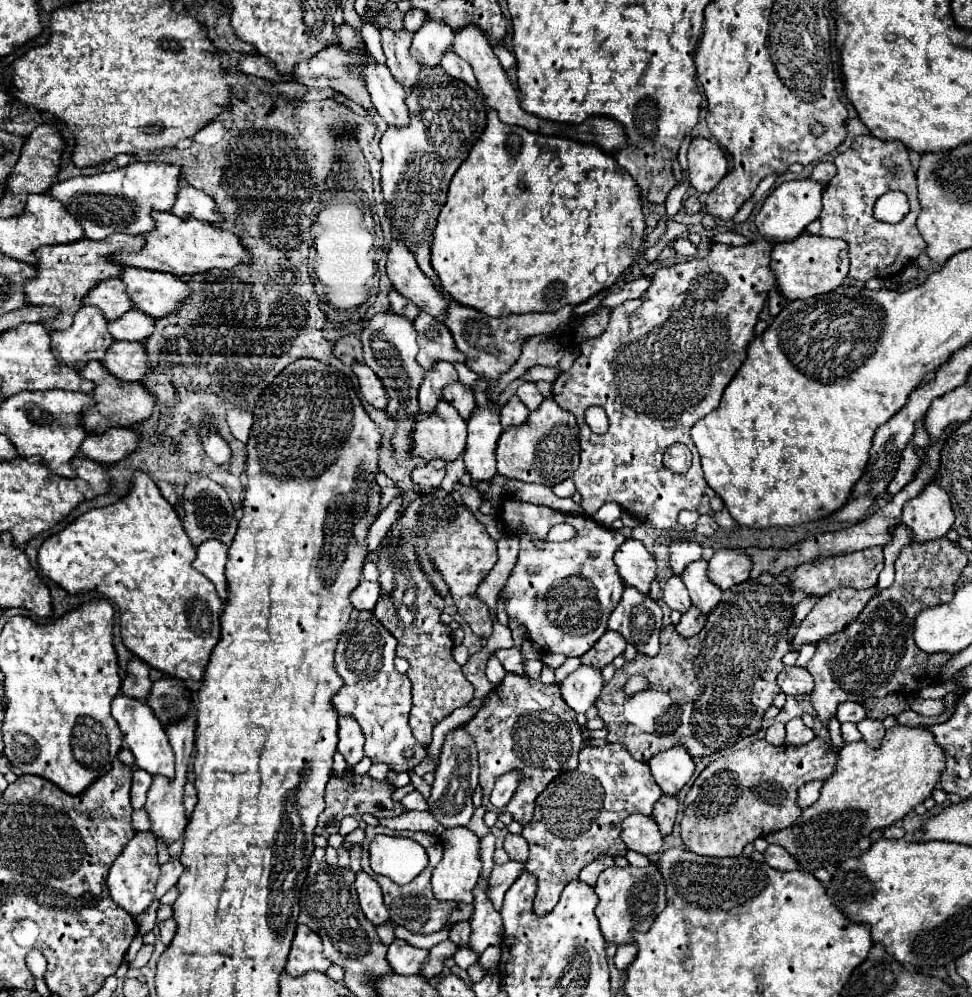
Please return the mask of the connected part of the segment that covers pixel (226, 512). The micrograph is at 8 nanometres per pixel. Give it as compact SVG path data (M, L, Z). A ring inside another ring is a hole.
M191 477L191 483L185 487L181 501L183 501L183 509L185 509L183 527L195 547L207 539L217 539L225 545L231 545L231 541L237 533L239 521L235 519L231 499L221 485L217 485L209 477Z

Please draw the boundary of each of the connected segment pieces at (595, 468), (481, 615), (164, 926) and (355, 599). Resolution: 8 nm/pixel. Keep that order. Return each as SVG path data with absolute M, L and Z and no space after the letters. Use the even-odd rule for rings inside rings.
M757 239L743 247L715 243L705 259L691 259L659 269L643 297L615 307L607 329L599 337L583 341L573 367L555 379L555 403L573 413L579 423L581 465L571 479L583 495L581 507L585 515L591 517L601 505L613 501L643 523L669 529L677 523L679 511L699 509L707 483L689 431L719 405L725 387L747 357L749 341L755 339L755 323L769 297L769 289L775 285L769 269L771 249L773 243L767 239ZM591 405L603 407L609 417L609 431L605 435L595 435L583 419L585 409ZM673 443L685 443L693 453L693 465L683 475L667 475L661 461L665 449Z
M435 489L429 495L419 495L409 503L399 523L393 525L393 541L401 539L401 527L411 529L413 533L427 533L427 553L433 559L437 571L443 575L445 583L449 585L459 615L465 619L475 635L487 639L491 635L493 621L489 615L489 607L481 599L477 599L477 587L497 563L497 543L489 537L485 527L467 507L459 503L459 499L455 499L453 493L445 493L441 489Z
M167 919L167 921L159 923L159 941L161 941L165 947L171 943L173 935L175 935L175 921L173 921L173 919Z
M361 581L359 587L355 589L355 593L351 593L351 605L359 611L363 611L363 609L371 611L379 597L381 597L381 587L377 583Z

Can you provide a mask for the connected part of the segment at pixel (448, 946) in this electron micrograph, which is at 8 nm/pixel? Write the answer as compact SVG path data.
M443 941L443 943L437 943L435 947L431 947L431 951L429 951L429 955L427 955L427 961L423 963L423 969L421 969L421 977L425 979L425 981L429 981L431 977L435 977L435 975L439 975L441 971L443 971L443 967L445 967L445 961L447 959L451 959L455 953L457 953L457 949L459 949L459 945L455 945L453 941Z

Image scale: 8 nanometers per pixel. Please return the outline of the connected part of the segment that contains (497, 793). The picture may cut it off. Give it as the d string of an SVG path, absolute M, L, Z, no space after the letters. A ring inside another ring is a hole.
M511 771L511 773L505 773L501 775L497 781L495 781L495 789L491 793L491 803L495 807L505 807L507 805L507 799L513 797L517 785L519 785L519 773Z

